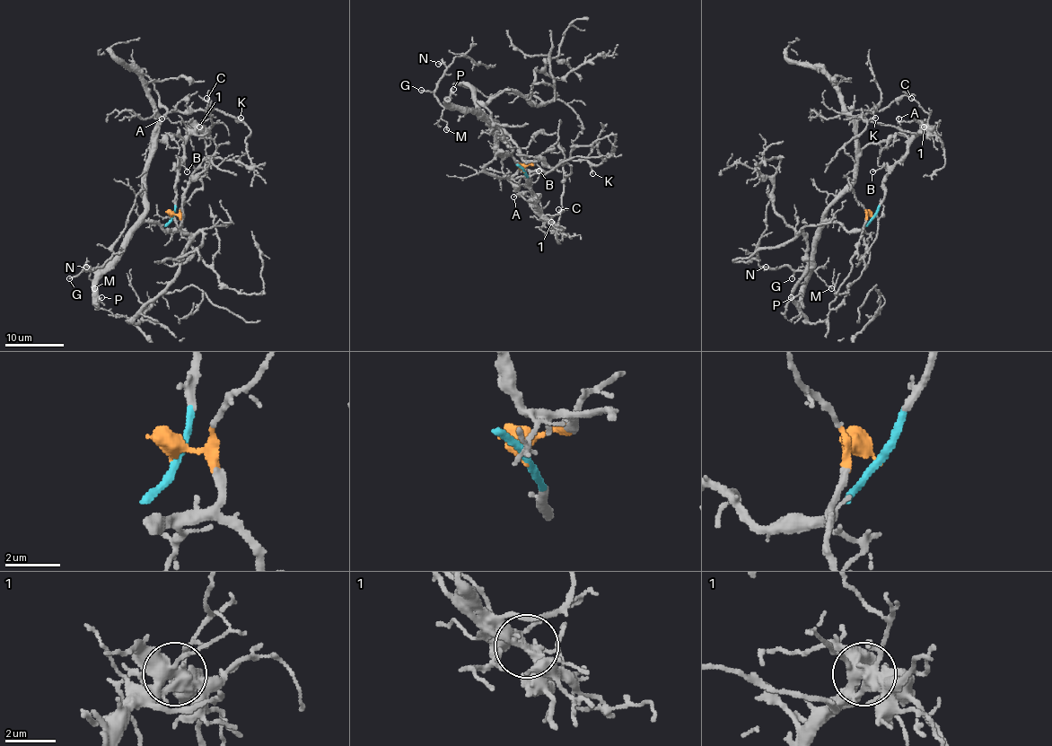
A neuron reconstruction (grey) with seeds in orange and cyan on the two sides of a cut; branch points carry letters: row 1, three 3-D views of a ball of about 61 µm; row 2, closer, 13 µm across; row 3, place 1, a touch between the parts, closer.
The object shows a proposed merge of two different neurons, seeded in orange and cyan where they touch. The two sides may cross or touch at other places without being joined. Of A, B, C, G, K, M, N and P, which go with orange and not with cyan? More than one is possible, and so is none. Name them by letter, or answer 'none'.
G, K, M, N, P

